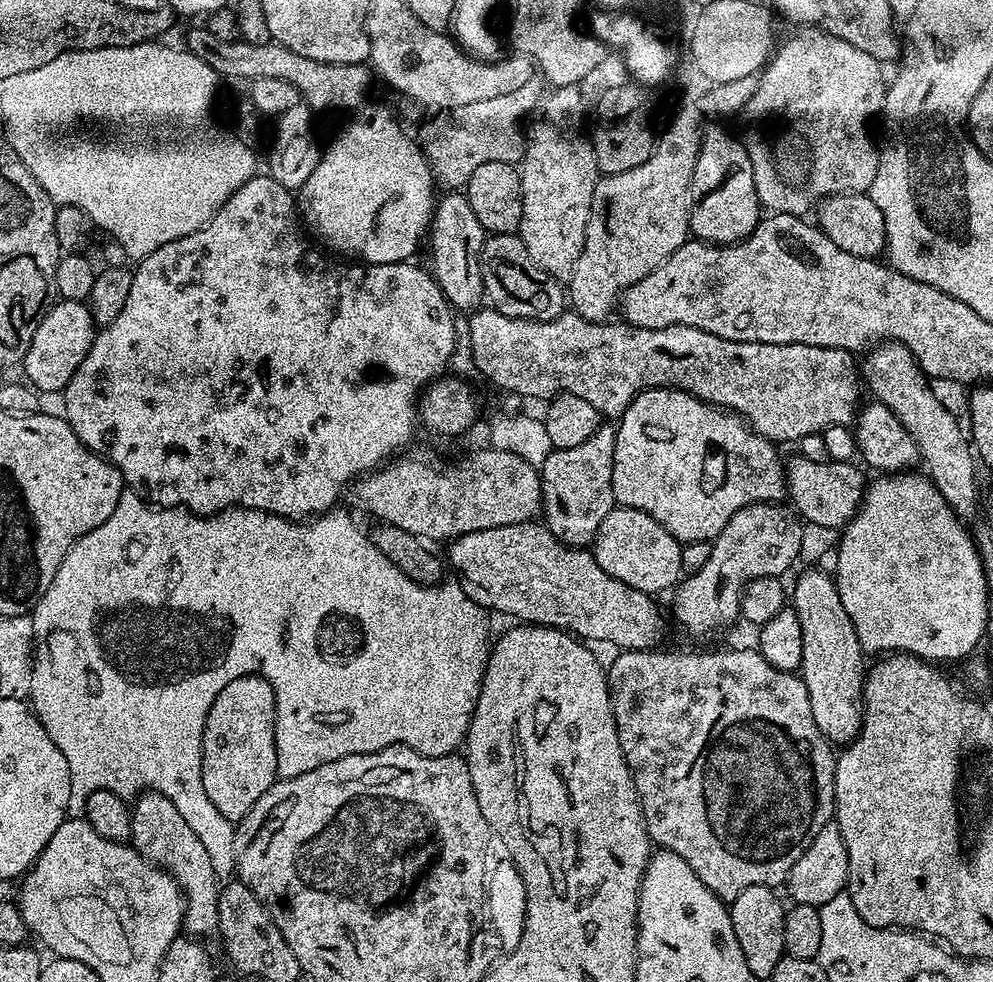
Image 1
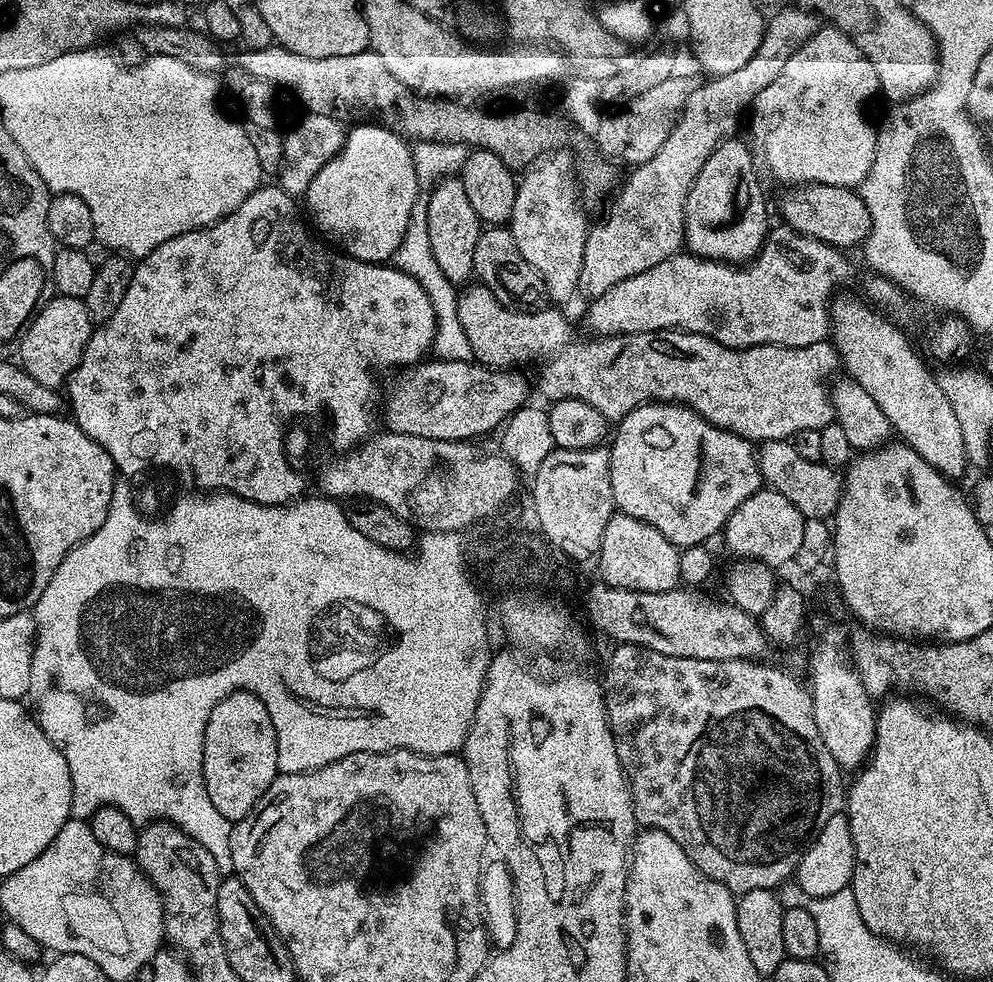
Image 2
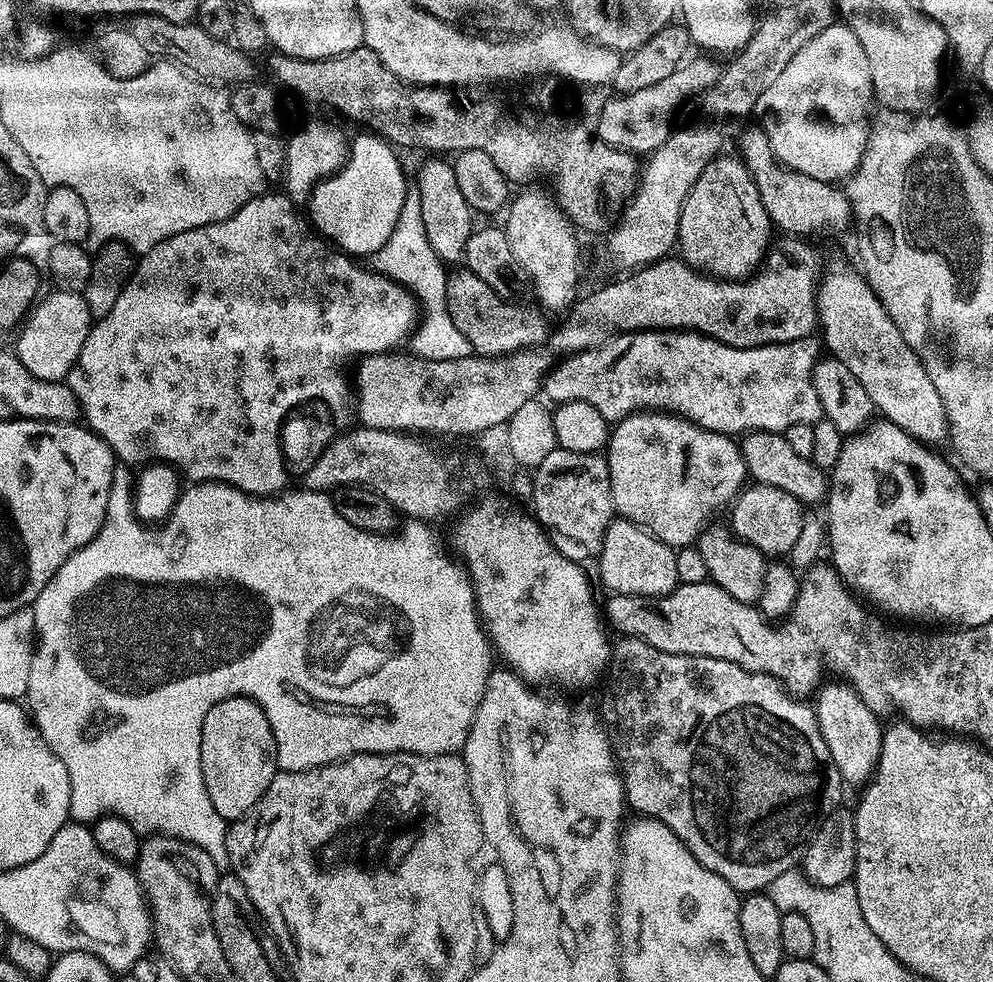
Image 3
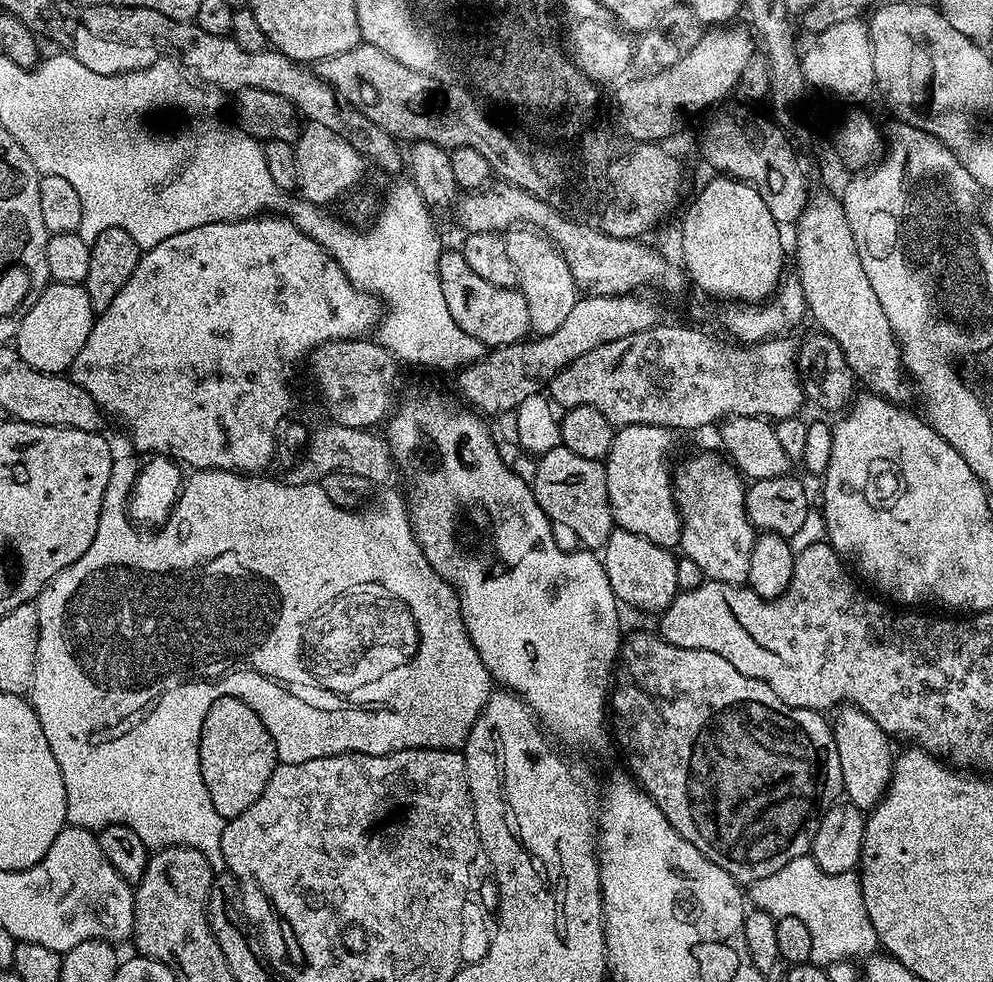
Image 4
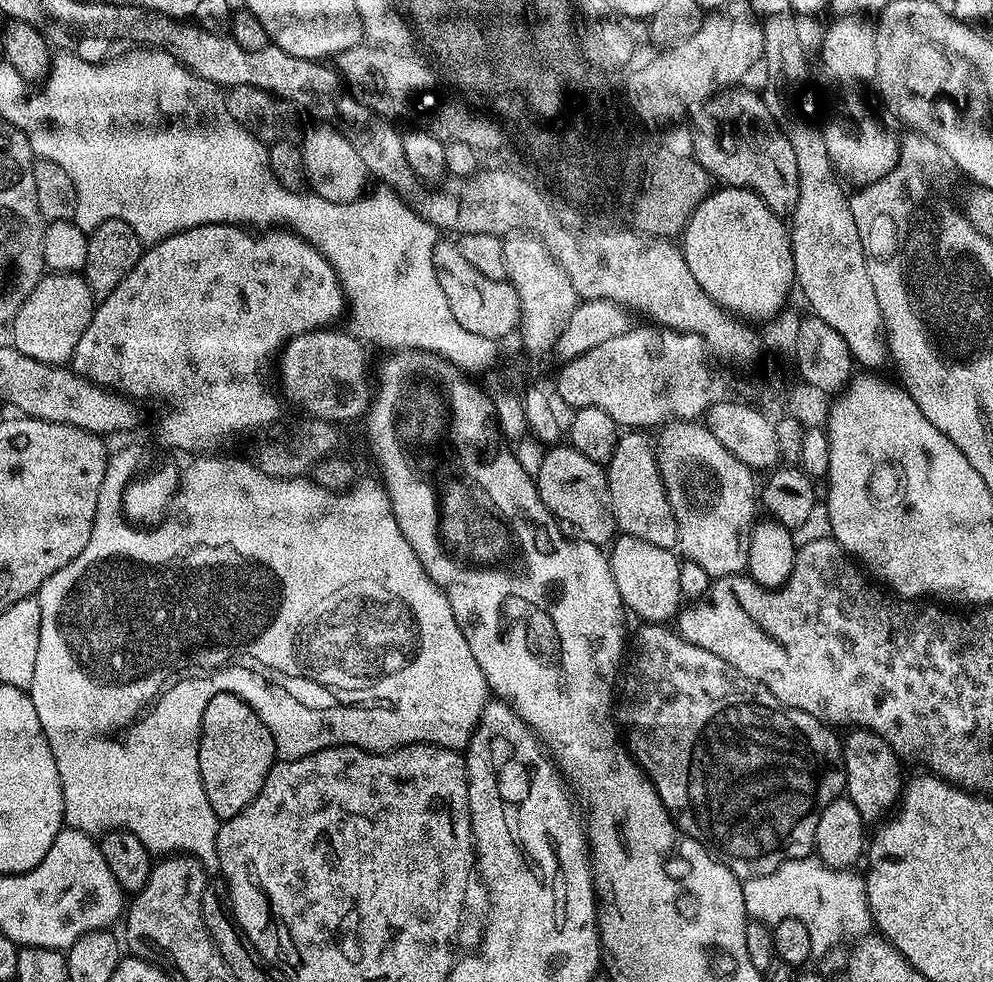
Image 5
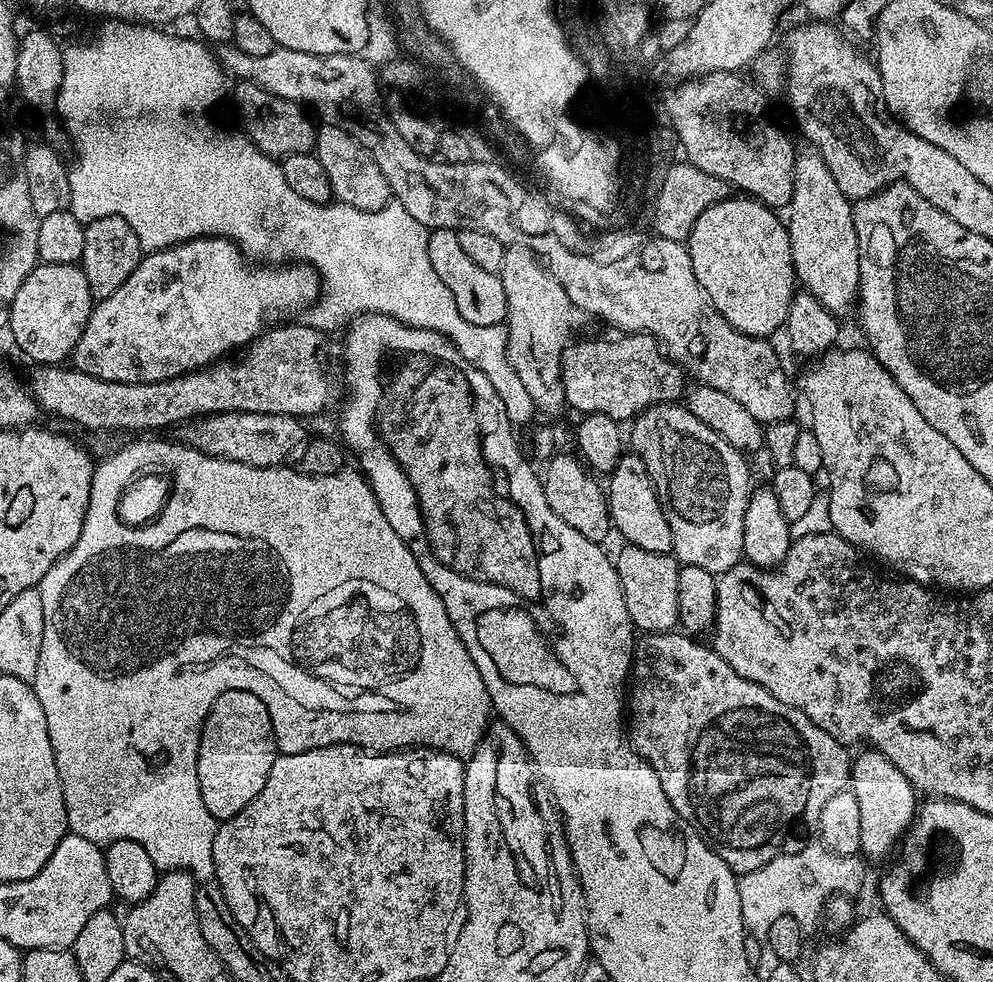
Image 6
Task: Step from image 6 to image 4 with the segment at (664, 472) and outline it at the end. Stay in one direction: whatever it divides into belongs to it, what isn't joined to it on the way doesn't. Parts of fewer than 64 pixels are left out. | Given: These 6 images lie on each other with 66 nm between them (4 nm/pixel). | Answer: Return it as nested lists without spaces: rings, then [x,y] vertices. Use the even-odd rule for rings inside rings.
[[[700,452],[672,473],[672,493],[680,512],[679,551],[698,562],[705,577],[727,584],[744,584],[750,574],[750,556],[758,535],[746,514],[746,480],[723,455]]]

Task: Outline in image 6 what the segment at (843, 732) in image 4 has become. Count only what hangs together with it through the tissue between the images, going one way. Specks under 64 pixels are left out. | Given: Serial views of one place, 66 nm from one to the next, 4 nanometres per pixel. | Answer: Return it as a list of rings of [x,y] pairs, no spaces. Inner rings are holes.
[[[860,750],[855,753],[852,760],[852,775],[850,777],[850,790],[854,798],[858,798],[858,811],[862,813],[862,842],[860,852],[865,857],[884,856],[888,851],[897,847],[898,841],[912,826],[918,811],[917,789],[886,758],[881,752],[875,750]]]

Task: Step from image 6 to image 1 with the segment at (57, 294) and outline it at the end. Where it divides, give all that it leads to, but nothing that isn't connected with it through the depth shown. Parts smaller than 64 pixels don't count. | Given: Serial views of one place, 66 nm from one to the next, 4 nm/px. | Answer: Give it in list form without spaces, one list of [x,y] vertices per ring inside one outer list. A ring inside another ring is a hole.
[[[57,299],[49,307],[46,318],[42,318],[38,330],[34,330],[30,350],[26,350],[24,355],[22,369],[24,368],[25,374],[28,375],[25,376],[27,383],[31,384],[41,394],[47,394],[47,392],[63,393],[64,388],[70,382],[70,378],[74,378],[74,370],[78,370],[78,366],[82,366],[82,358],[86,358],[86,354],[92,345],[92,339],[96,337],[97,331],[98,325],[92,321],[92,312],[87,303],[79,300]]]

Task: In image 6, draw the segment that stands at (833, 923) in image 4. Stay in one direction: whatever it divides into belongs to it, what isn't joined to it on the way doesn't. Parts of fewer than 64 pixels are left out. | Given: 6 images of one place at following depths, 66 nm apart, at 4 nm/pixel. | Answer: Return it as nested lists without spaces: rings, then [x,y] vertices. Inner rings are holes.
[[[808,842],[800,852],[795,852],[793,856],[779,856],[766,862],[766,866],[758,866],[758,870],[743,873],[738,880],[738,898],[742,902],[742,922],[745,933],[761,942],[767,941],[771,924],[777,918],[787,916],[794,917],[801,928],[811,930],[815,924],[817,926],[821,923],[824,906],[834,894],[853,894],[852,892],[858,891],[863,886],[863,862],[865,863],[859,855],[835,856],[825,844]]]

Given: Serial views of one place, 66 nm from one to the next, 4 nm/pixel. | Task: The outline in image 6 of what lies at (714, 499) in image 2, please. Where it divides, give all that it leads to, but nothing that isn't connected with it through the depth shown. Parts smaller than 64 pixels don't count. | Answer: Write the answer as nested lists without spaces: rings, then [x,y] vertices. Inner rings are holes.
[[[635,454],[621,456],[618,466],[607,480],[608,512],[612,515],[613,529],[617,533],[620,531],[621,541],[624,544],[642,546],[642,550],[671,553],[670,522],[666,522],[666,514],[662,510],[659,498],[656,497],[656,491],[642,458]]]

